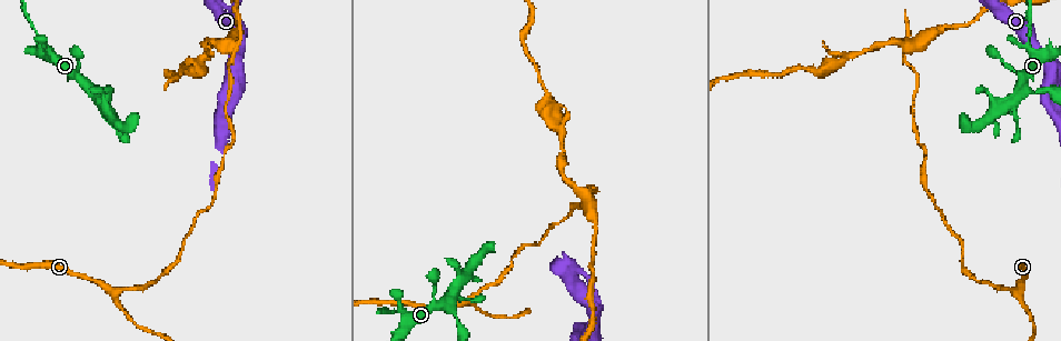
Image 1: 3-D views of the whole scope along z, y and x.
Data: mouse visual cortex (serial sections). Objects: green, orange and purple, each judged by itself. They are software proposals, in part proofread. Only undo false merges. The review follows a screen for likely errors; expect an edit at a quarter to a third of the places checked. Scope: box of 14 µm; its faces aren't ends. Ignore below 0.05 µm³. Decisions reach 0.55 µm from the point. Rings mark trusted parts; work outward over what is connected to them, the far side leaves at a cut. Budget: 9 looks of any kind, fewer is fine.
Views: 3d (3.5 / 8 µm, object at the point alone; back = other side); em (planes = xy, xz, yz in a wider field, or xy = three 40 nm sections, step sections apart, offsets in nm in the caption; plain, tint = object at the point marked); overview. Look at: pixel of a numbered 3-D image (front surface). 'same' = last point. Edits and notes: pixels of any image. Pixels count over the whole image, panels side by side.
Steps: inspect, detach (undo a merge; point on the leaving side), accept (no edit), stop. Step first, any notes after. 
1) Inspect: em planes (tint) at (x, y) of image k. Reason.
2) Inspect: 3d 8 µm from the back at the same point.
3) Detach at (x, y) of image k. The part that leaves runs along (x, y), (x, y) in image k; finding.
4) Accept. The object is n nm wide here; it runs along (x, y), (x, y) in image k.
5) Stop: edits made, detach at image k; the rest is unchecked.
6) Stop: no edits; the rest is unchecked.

Inspect: 3d 3.5 µm at (574, 278) of image 1. Four arms meet.

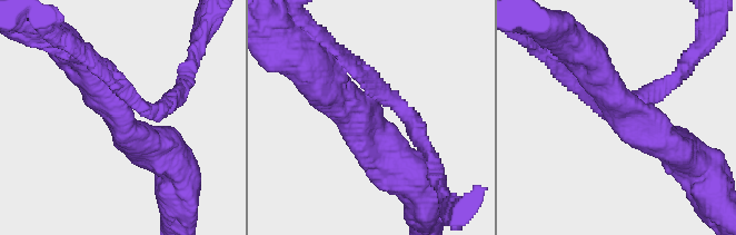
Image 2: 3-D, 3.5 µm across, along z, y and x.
Inspect: em xy step 2 (tint) at (614, 112) of image 2. 4 arms meet here; the arms are 250, 250, 350, 400 nm wide; shape alone is not enough.

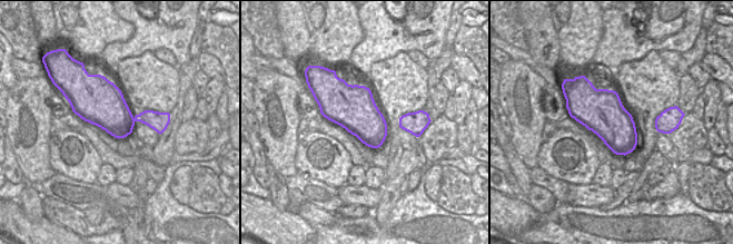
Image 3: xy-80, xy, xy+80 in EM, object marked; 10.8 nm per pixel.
Accept. It runs along (676, 149), (599, 105), (625, 108) in image 2; one cell here.

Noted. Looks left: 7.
Inspect: 3d 3.5 µm at (48, 47) of image 1. Sudden change in width.

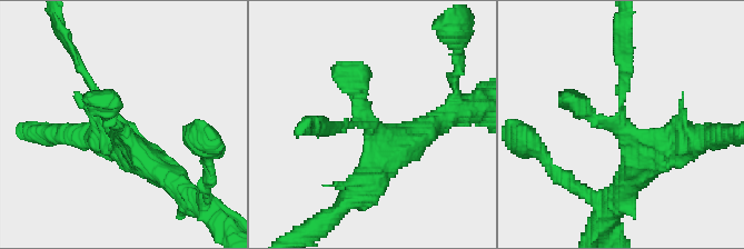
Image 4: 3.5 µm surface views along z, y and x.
Inspect: em xy step 2 (tint) at (624, 126) of image 4.

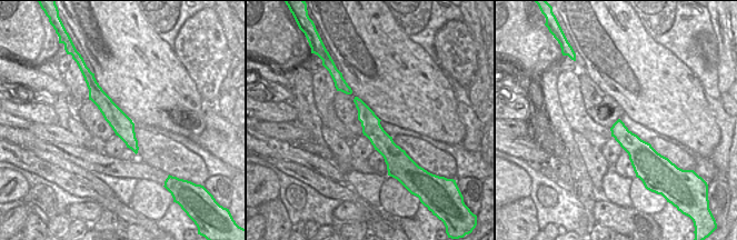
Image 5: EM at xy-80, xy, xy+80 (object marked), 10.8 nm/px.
Accept. It runs along (171, 177), (92, 98) in image 4; continuous, no second cell.

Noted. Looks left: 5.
Inspect: 3d 3.5 µm at (1017, 294) of image 1. A fork.

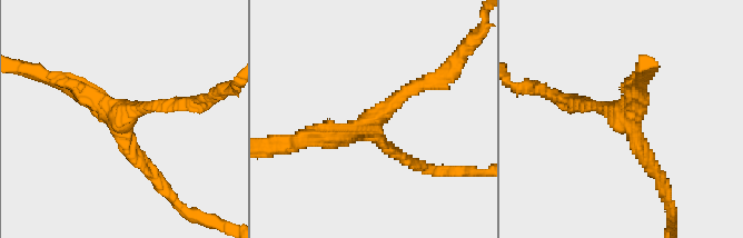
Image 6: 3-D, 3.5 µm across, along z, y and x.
Inspect: em planes (tint) at (118, 116) of image 6. Need the tissue.

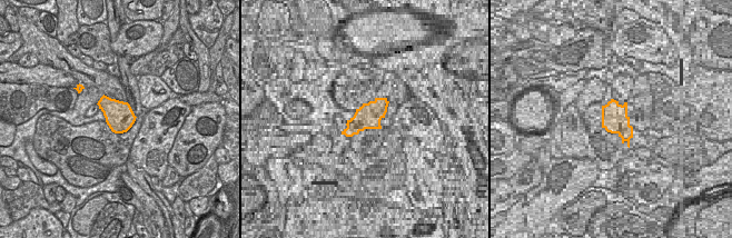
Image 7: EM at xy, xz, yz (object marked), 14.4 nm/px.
Accept. It runs along (307, 139), (358, 130), (426, 82) in image 6; one cell here.

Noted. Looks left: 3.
Inspect: 3d 3.5 µm at (229, 51) of image 1. Three arms meet.

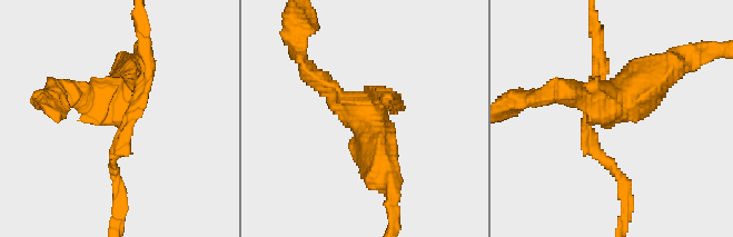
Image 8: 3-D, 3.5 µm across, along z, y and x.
Detach at (610, 112) of image 8. The part that leaves runs along (596, 115), (551, 94) in image 8; a second cell is stuck on.

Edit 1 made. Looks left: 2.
Stop: edits made, detach at image 8; the rest is unchecked.

